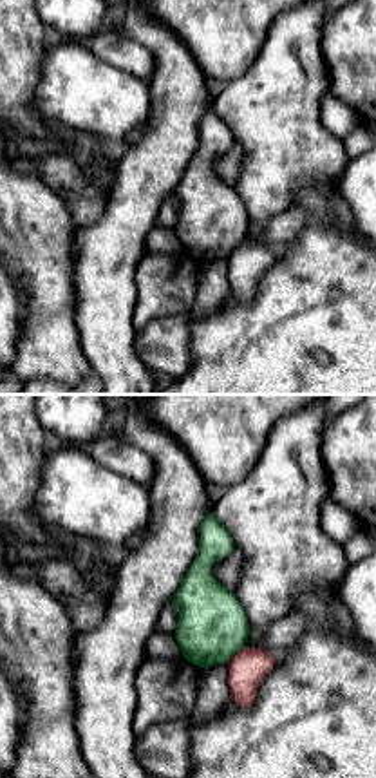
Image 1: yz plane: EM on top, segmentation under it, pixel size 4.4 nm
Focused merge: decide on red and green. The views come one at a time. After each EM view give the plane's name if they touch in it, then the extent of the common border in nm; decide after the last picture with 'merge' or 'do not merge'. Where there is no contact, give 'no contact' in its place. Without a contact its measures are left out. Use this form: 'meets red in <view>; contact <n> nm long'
meets red in yz; contact 110 nm long

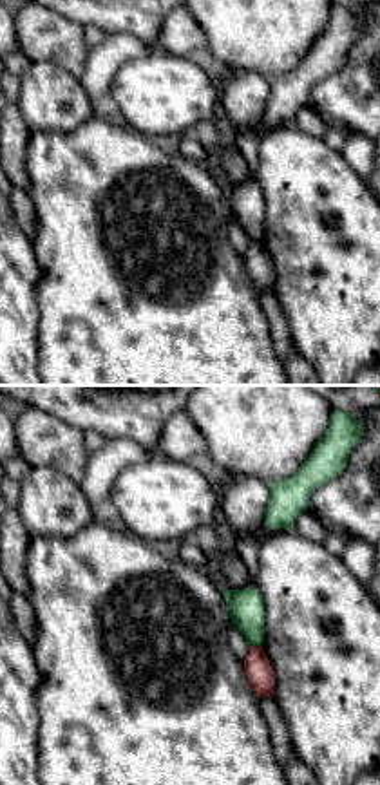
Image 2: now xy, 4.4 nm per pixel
meets red in xy; contact 60 nm long

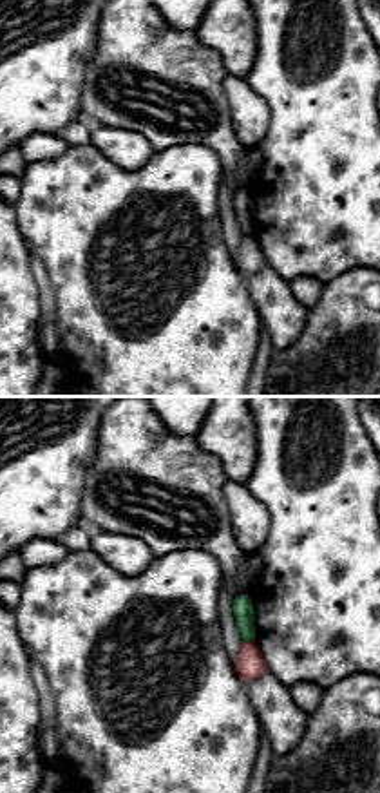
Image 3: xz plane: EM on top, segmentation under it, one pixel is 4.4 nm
meets red in xz; contact 50 nm long

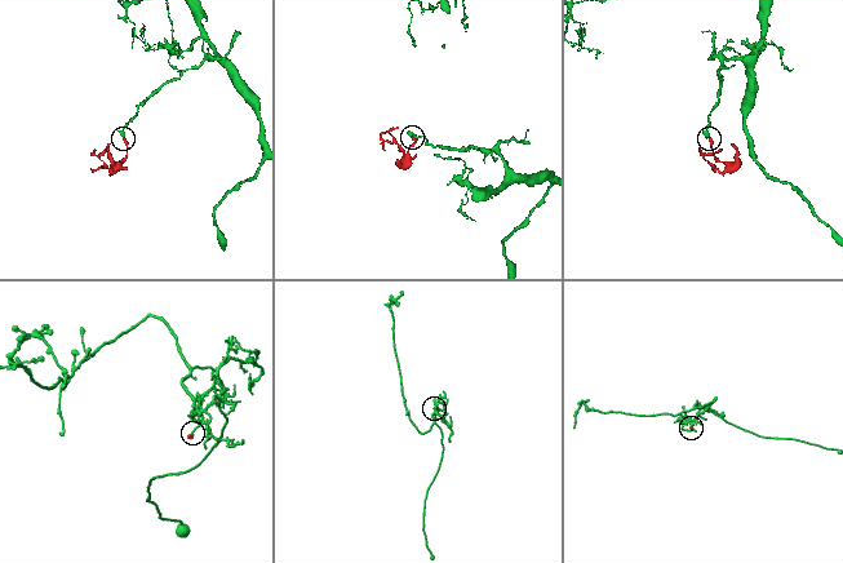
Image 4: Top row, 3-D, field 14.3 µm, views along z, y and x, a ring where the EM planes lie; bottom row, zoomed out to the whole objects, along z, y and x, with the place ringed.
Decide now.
do not merge

